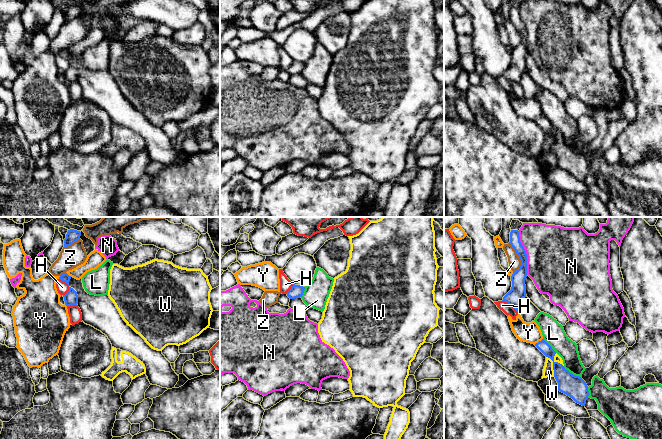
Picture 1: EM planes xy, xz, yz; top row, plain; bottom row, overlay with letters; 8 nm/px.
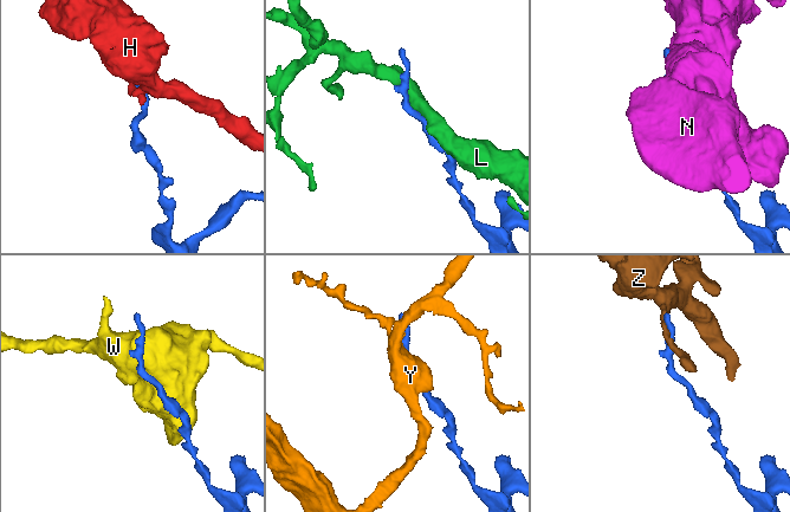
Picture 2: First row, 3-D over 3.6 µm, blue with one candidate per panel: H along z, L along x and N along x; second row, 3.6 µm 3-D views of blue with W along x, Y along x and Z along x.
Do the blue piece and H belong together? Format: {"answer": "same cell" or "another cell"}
{"answer": "another cell"}

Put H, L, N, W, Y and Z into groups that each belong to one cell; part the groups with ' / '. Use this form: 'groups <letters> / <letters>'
groups H / L / N / W / Y / Z

